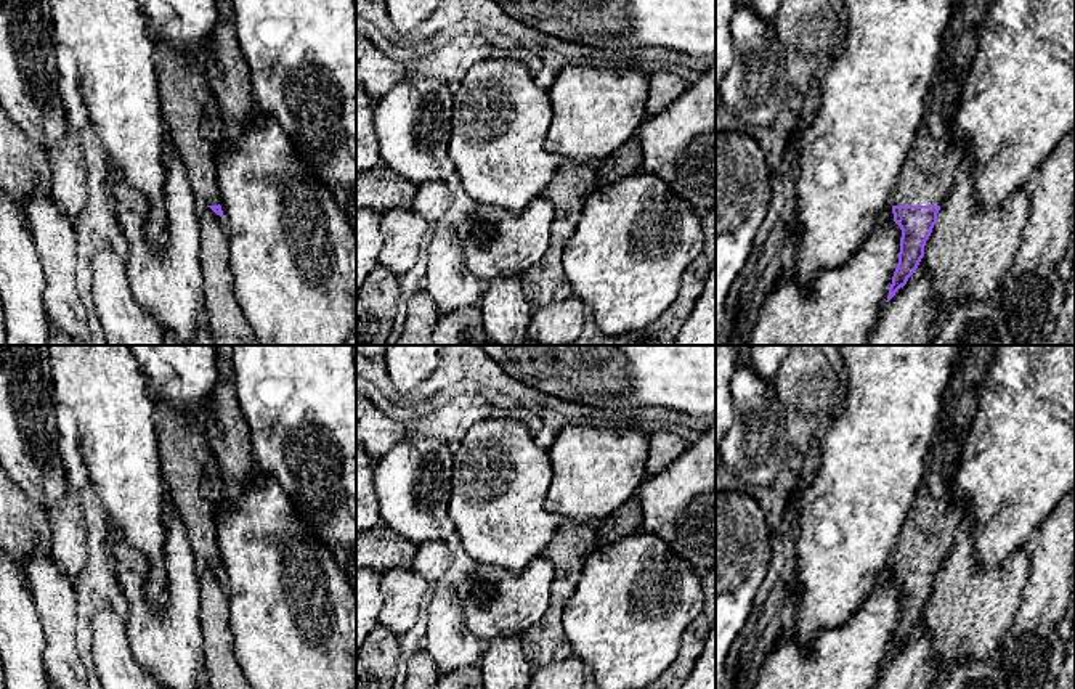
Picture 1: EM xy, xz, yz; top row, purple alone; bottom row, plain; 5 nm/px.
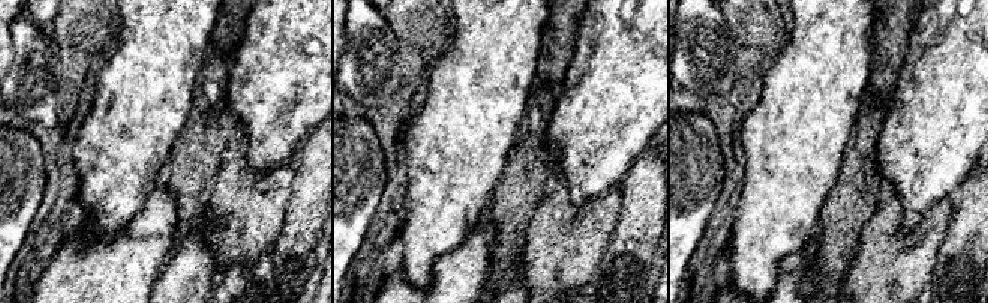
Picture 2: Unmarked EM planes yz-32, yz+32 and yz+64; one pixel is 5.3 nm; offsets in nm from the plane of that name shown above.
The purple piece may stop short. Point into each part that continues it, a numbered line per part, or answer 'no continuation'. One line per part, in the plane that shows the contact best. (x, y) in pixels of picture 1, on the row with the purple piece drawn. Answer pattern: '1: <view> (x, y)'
1: yz (928, 174)

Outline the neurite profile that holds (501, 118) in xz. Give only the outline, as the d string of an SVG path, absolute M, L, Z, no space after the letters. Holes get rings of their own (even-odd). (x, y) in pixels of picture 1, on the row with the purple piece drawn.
M489 58L475 63L452 92L452 128L449 157L462 180L464 191L478 206L501 207L521 214L552 181L565 159L546 149L552 122L552 101L547 88L536 84L534 74L520 61Z

